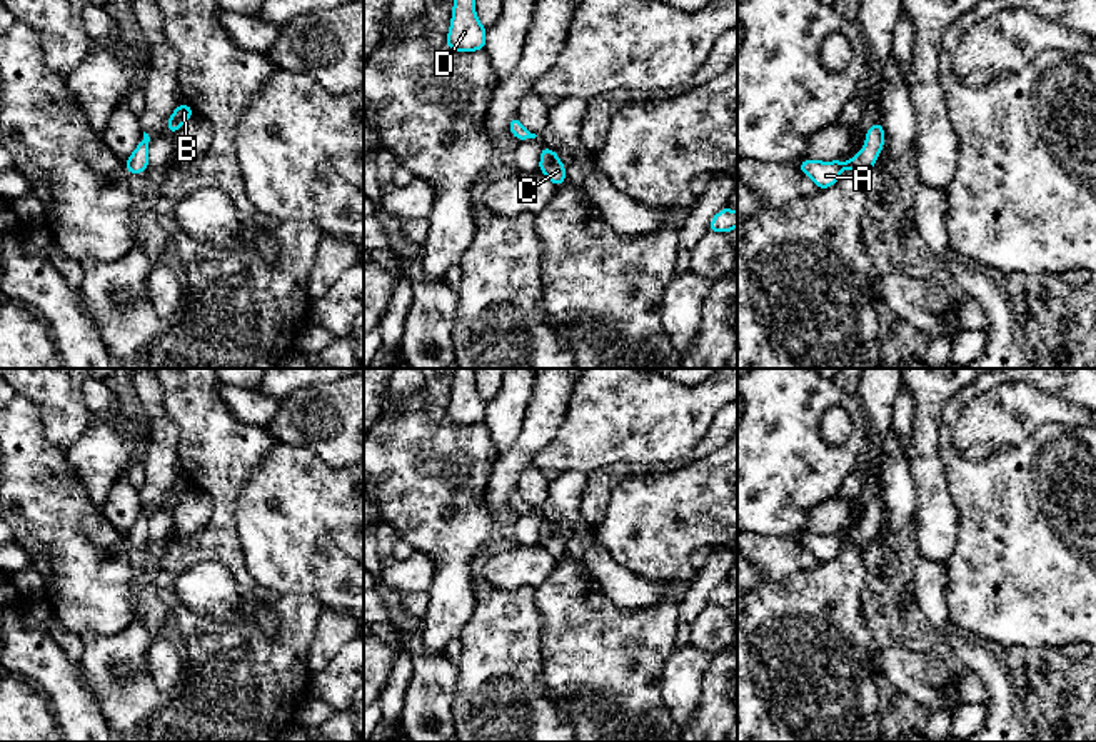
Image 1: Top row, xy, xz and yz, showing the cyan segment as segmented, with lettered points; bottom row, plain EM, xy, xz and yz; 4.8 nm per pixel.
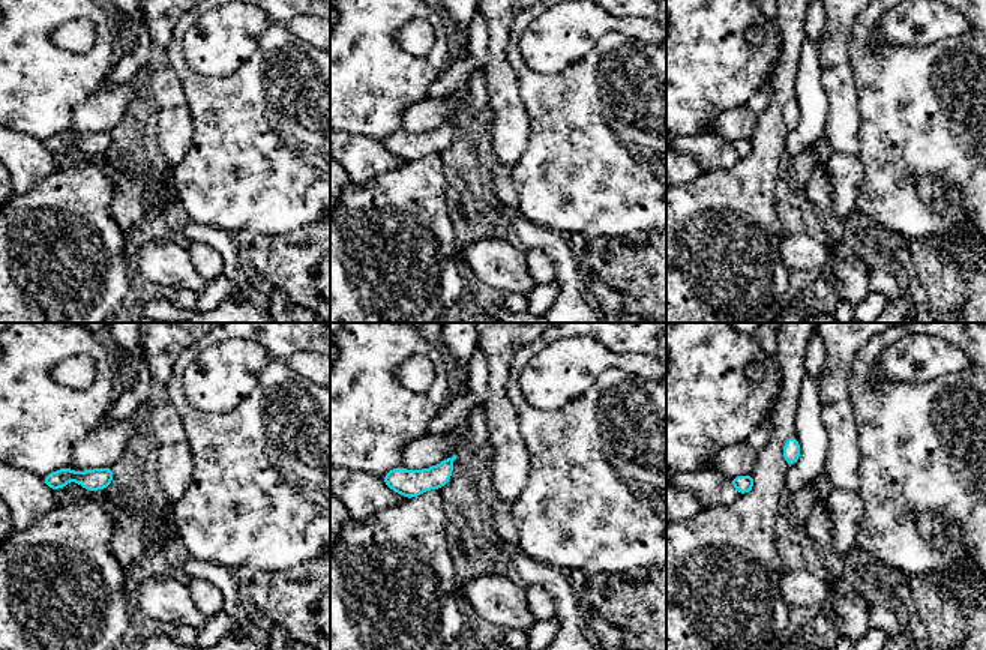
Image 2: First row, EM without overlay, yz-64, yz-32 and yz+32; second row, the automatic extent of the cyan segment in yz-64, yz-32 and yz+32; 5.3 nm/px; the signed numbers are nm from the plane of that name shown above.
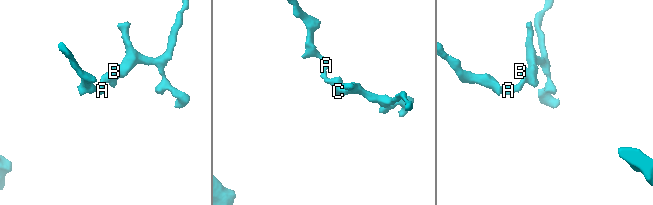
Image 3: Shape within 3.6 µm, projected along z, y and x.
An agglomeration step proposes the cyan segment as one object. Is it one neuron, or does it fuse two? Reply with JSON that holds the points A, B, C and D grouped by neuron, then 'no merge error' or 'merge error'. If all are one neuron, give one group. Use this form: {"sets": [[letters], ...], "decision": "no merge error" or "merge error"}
{"sets": [["A", "B", "C", "D"]], "decision": "no merge error"}

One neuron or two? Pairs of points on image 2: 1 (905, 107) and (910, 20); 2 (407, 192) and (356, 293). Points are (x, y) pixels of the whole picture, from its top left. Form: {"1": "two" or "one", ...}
{"1": "two", "2": "one"}

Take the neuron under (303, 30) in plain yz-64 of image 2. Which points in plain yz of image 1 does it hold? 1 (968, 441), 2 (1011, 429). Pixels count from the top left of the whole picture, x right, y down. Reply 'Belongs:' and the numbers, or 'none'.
Belongs: 1, 2

